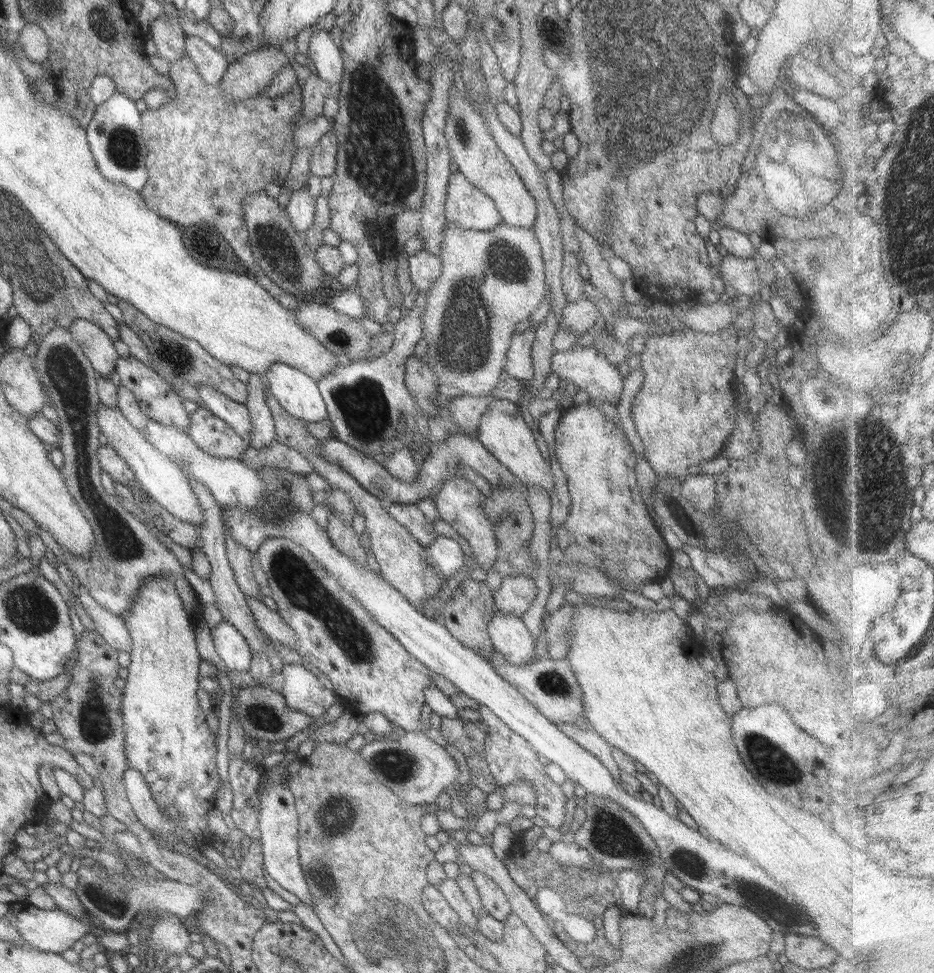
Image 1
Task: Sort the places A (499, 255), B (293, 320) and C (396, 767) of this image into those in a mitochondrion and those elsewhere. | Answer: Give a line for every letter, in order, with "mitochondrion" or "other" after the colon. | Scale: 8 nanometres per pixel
A: mitochondrion
B: other
C: mitochondrion

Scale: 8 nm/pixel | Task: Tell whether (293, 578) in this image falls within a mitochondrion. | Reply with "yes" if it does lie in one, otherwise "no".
yes

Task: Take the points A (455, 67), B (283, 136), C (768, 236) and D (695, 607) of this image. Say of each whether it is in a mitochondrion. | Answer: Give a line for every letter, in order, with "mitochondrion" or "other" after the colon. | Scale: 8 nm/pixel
A: other
B: other
C: other
D: other

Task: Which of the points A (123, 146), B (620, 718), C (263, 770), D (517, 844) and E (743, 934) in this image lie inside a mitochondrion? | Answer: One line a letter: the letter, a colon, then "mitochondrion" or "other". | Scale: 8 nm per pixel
A: mitochondrion
B: other
C: other
D: other
E: other

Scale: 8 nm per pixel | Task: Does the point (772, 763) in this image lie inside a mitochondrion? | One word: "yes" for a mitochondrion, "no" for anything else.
yes

